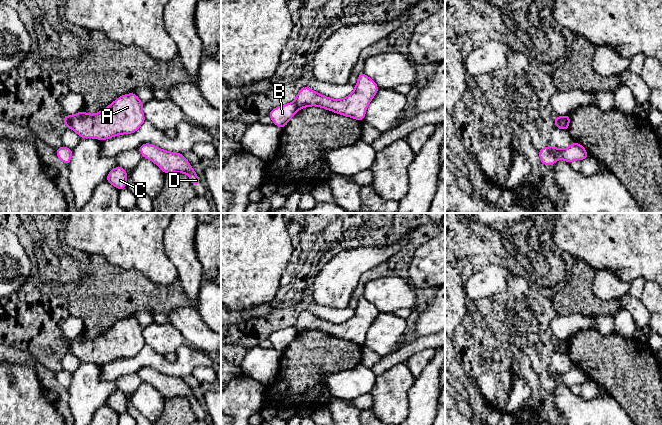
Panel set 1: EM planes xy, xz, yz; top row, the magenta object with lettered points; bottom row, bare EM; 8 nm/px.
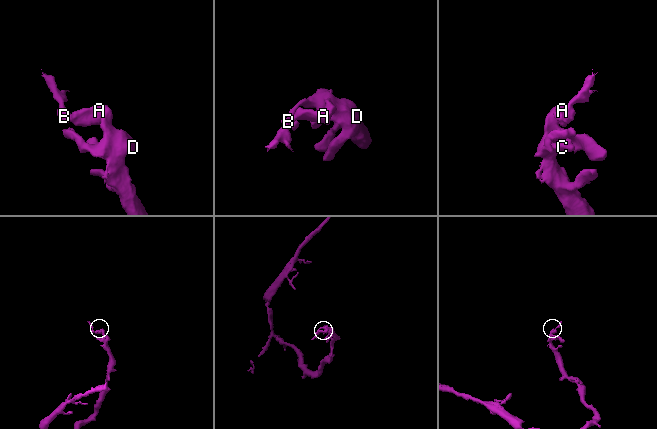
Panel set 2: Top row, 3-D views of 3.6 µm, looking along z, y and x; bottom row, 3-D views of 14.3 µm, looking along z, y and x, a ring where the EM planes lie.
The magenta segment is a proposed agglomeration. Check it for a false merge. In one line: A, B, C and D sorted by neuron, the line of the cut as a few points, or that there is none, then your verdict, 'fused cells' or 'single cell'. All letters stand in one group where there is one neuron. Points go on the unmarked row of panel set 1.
A C D / B; cut in yz along (559, 340), (559, 350), (561, 352); fused cells

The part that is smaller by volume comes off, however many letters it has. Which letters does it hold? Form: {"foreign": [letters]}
{"foreign": ["B"]}

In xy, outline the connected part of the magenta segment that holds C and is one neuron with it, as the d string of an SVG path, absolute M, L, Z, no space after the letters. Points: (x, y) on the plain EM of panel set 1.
M121 390L113 392L106 401L106 405L117 413L122 414L127 412L128 396Z

